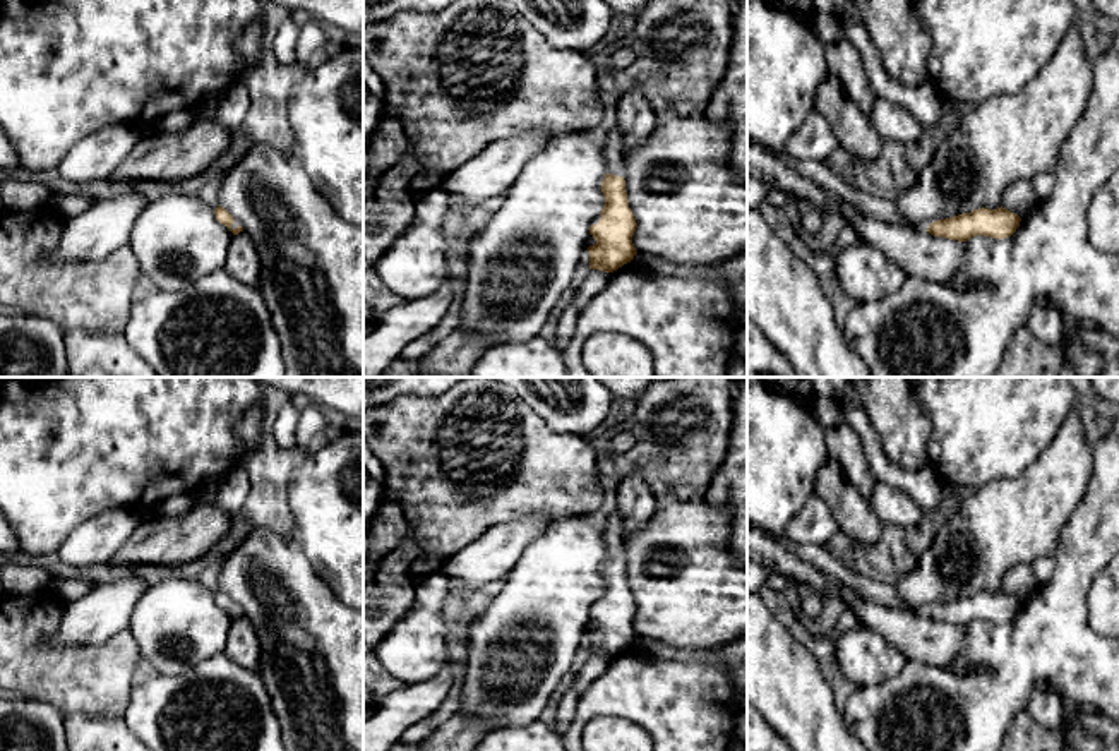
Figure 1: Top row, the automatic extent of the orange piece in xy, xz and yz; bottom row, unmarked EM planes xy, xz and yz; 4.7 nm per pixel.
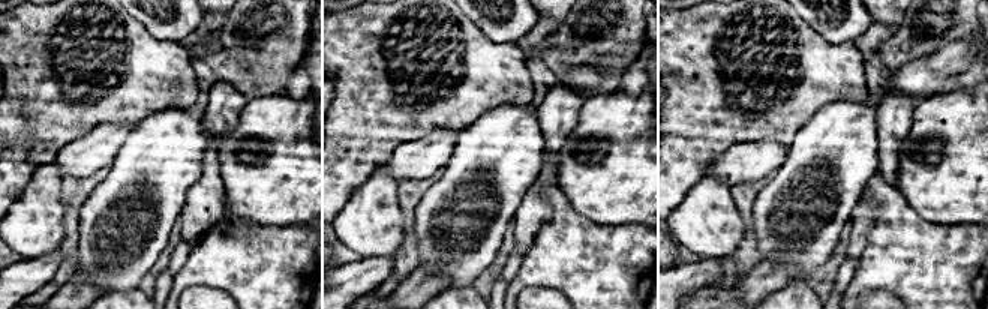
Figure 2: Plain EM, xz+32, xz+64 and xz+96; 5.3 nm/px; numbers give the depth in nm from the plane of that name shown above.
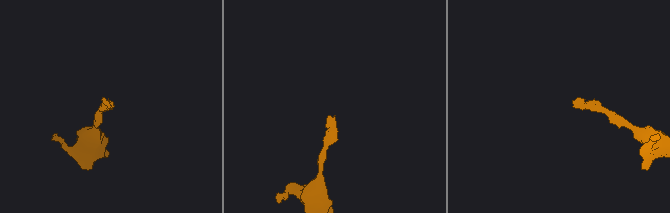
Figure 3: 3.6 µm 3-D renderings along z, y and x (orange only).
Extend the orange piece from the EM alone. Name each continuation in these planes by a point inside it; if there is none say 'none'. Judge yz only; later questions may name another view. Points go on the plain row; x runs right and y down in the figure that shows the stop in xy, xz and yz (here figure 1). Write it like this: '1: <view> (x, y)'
1: yz (835, 568)

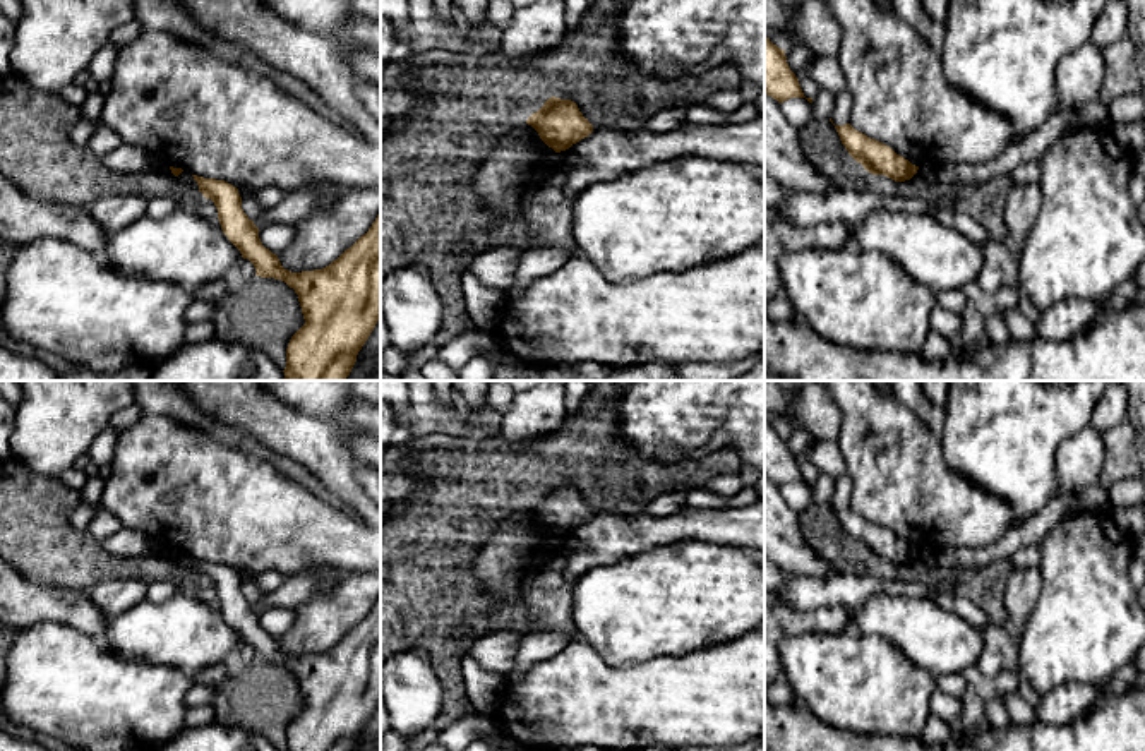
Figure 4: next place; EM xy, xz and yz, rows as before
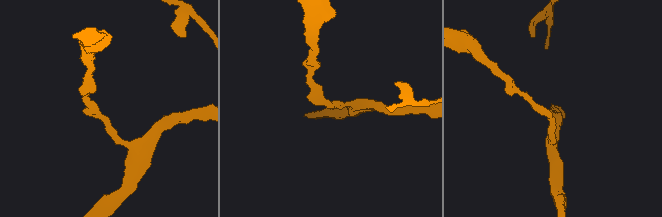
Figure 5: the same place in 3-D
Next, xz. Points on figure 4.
none

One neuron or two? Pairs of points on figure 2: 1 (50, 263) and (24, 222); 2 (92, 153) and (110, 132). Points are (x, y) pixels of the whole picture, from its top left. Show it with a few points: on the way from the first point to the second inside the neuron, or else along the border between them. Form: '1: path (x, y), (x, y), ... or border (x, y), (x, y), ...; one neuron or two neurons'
1: border (59, 248), (24, 260); two neurons
2: path (96, 149), (108, 137); one neuron

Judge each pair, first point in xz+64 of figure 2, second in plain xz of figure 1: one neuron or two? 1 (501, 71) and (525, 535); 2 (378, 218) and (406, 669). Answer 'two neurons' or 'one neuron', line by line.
1: two neurons
2: one neuron

